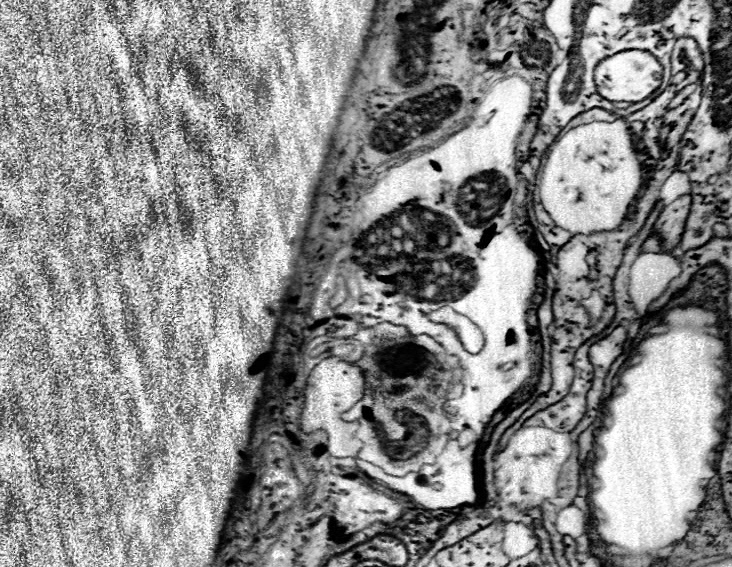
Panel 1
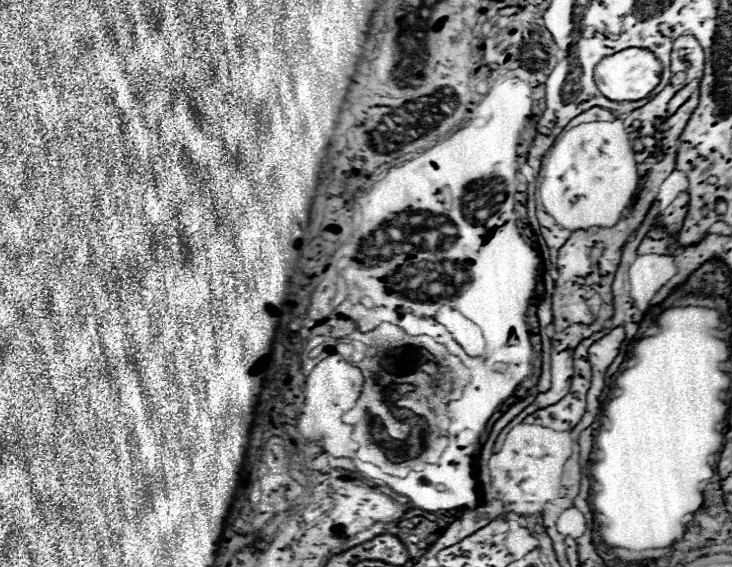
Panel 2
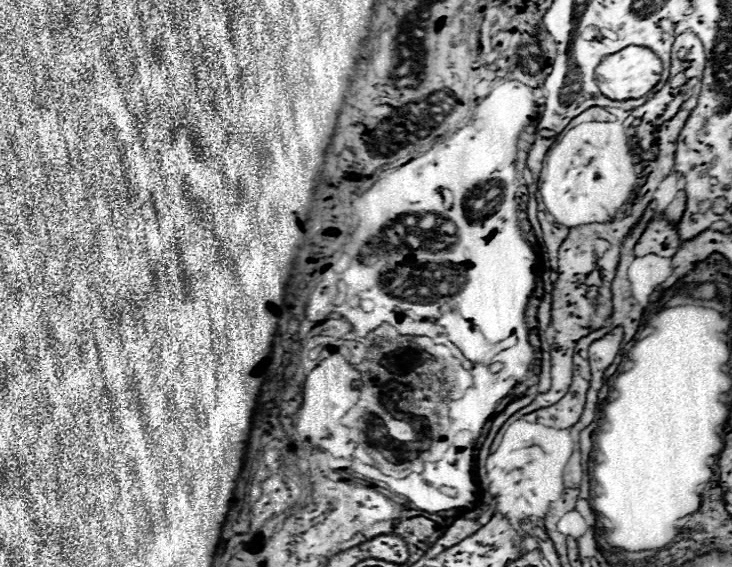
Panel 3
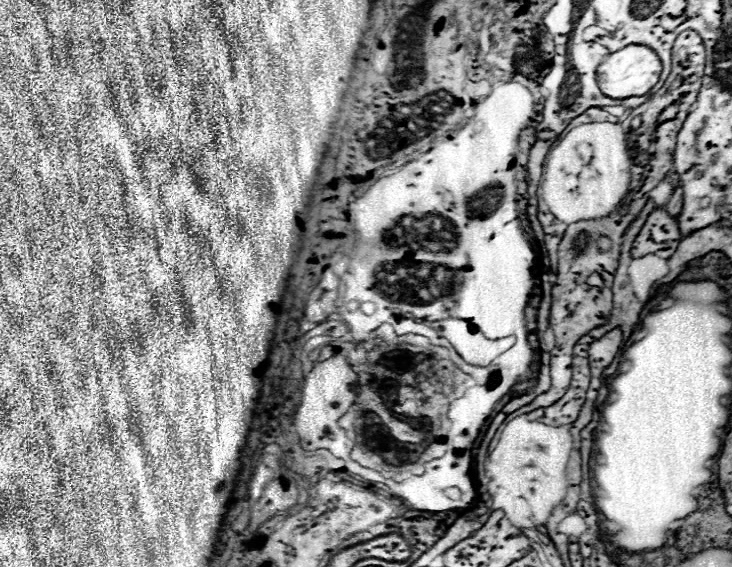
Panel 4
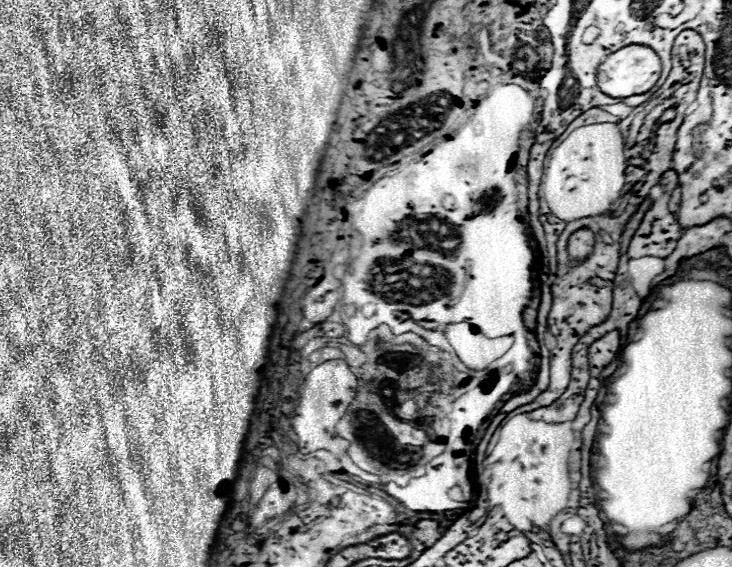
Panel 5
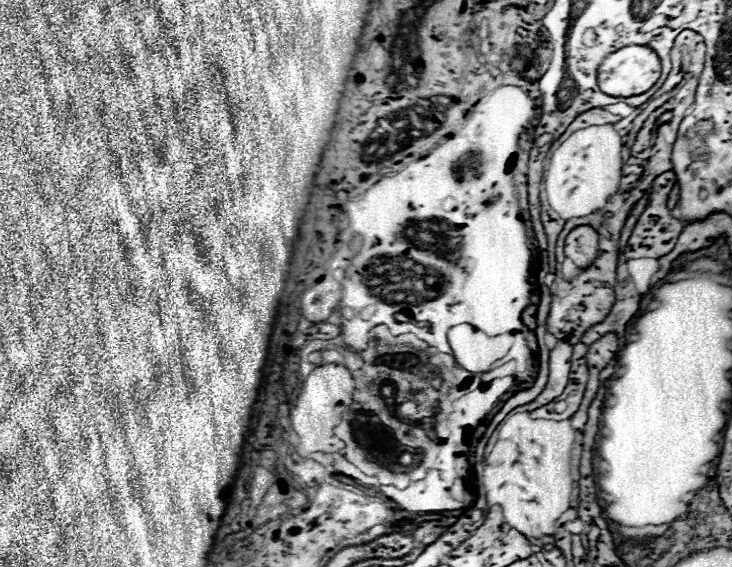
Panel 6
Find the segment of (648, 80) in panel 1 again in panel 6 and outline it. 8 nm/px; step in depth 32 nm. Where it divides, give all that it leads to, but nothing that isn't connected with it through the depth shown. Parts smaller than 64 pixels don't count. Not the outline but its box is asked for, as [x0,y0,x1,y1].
[598,46,660,98]

